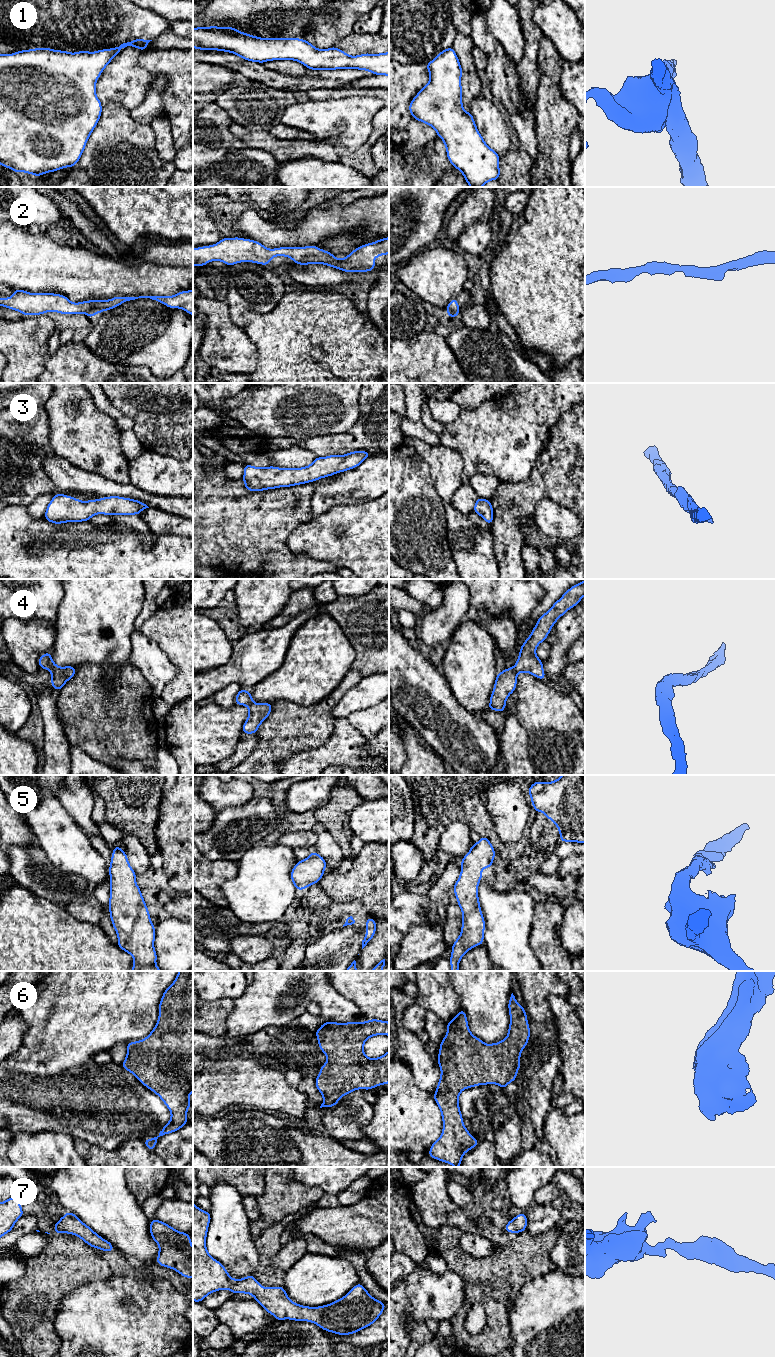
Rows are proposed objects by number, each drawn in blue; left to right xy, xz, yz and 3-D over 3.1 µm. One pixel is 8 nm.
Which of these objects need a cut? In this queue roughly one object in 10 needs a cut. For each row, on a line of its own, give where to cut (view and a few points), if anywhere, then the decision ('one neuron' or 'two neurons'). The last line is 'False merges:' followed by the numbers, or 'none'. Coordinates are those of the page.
1: cut none; one neuron
2: cut none; one neuron
3: cut none; one neuron
4: cut none; one neuron
5: cut none; one neuron
6: cut none; one neuron
7: cut none; one neuron
False merges: none

